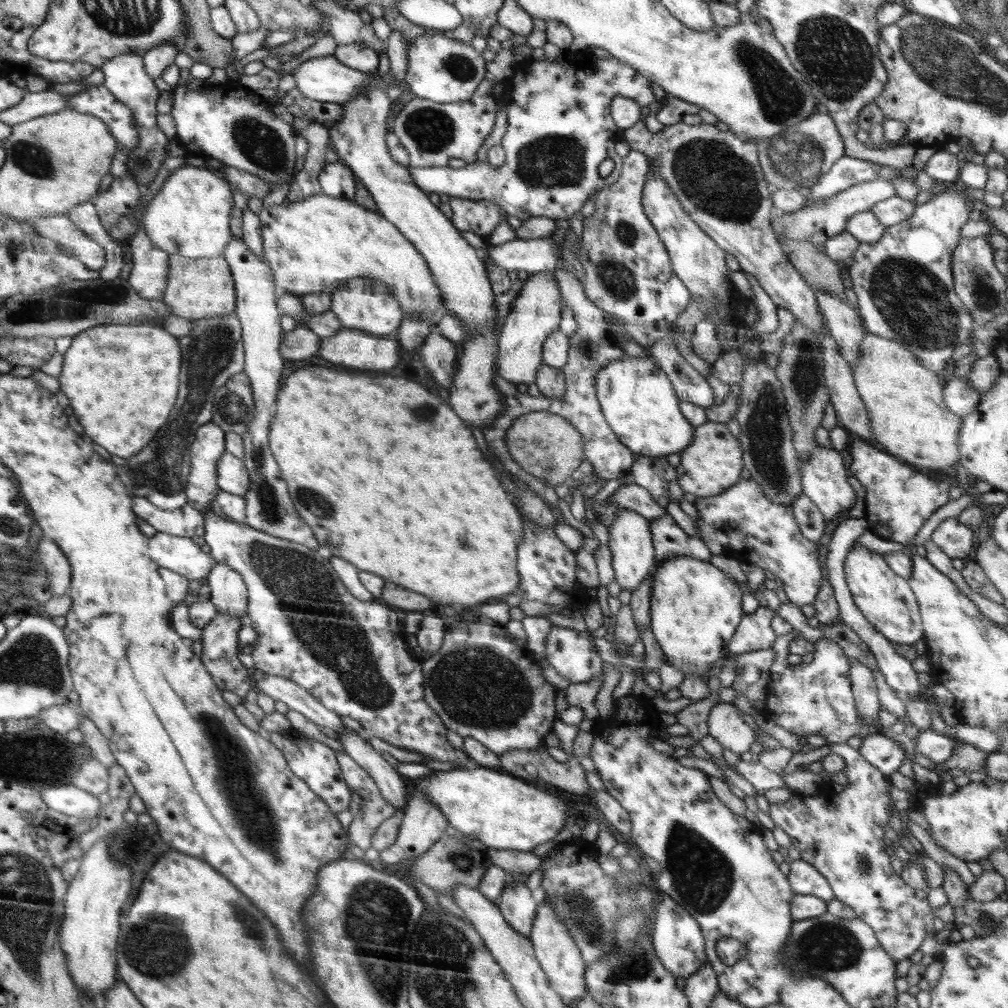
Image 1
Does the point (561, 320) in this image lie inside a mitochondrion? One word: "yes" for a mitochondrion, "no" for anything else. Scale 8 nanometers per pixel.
no

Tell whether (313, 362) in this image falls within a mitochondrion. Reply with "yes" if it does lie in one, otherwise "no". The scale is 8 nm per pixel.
no

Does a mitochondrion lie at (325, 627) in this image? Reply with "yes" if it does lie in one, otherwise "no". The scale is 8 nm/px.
yes

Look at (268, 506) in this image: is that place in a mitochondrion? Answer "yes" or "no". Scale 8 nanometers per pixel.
yes

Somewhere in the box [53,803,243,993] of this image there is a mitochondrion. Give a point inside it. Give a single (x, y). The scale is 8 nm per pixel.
(168, 950)

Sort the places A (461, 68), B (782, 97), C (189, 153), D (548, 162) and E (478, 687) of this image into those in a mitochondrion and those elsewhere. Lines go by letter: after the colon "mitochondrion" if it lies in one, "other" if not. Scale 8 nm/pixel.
A: mitochondrion
B: mitochondrion
C: other
D: mitochondrion
E: mitochondrion

